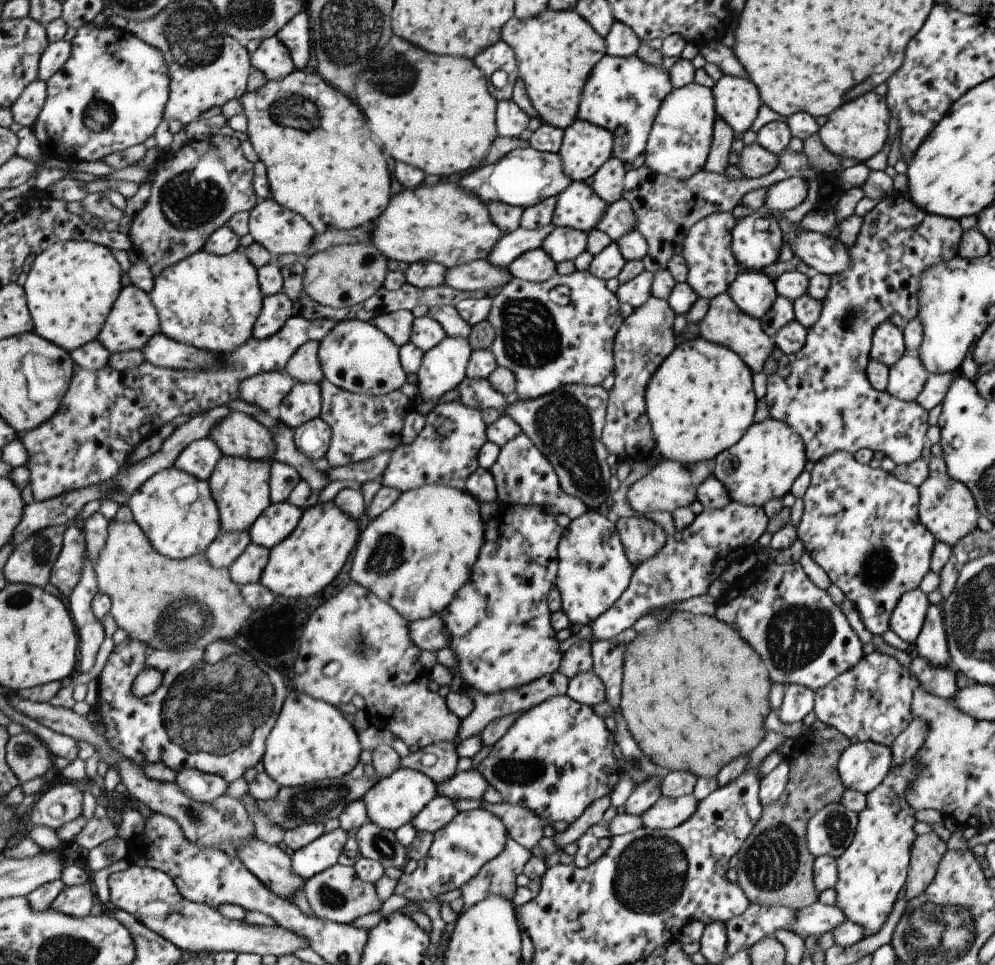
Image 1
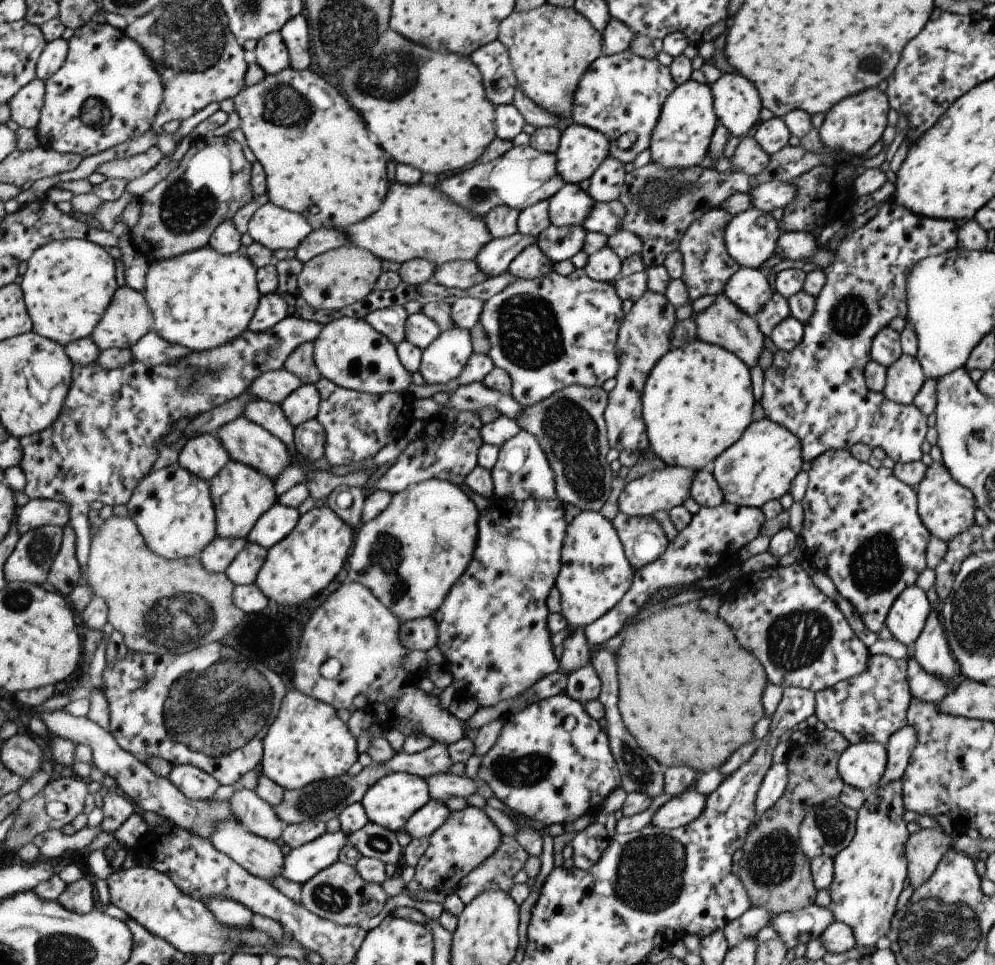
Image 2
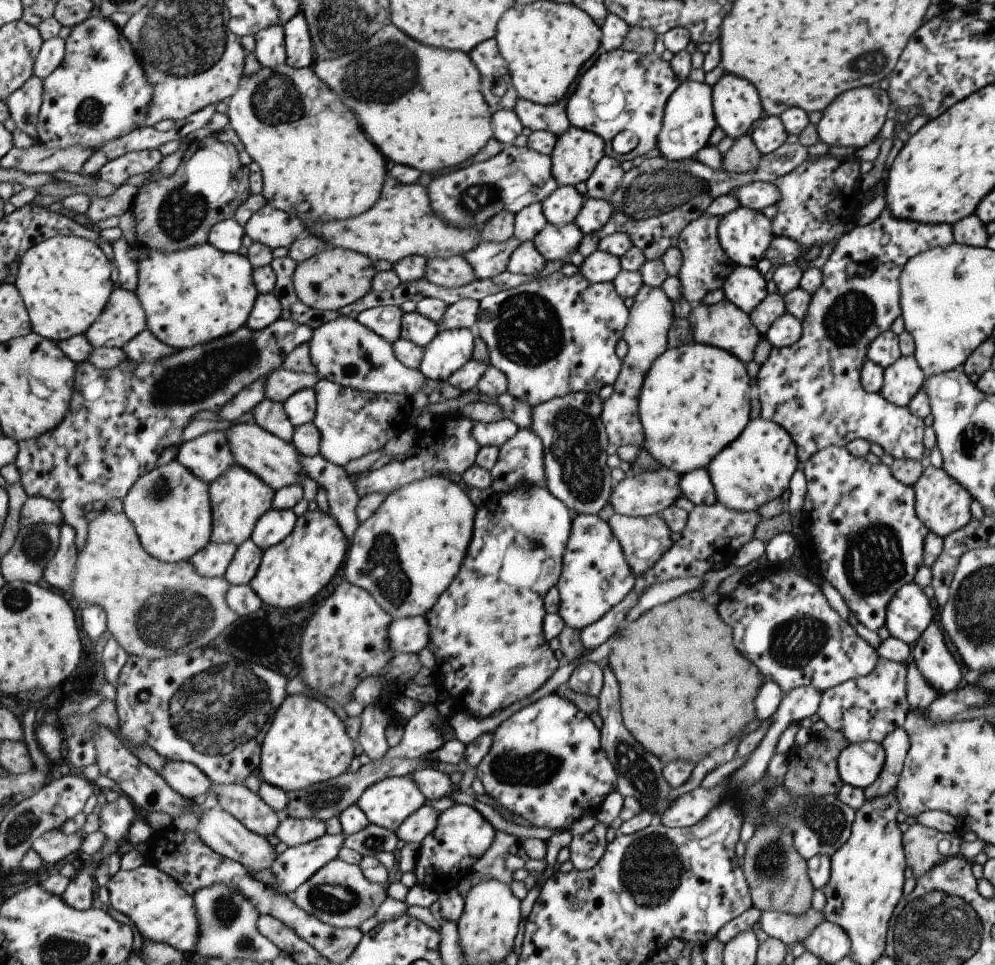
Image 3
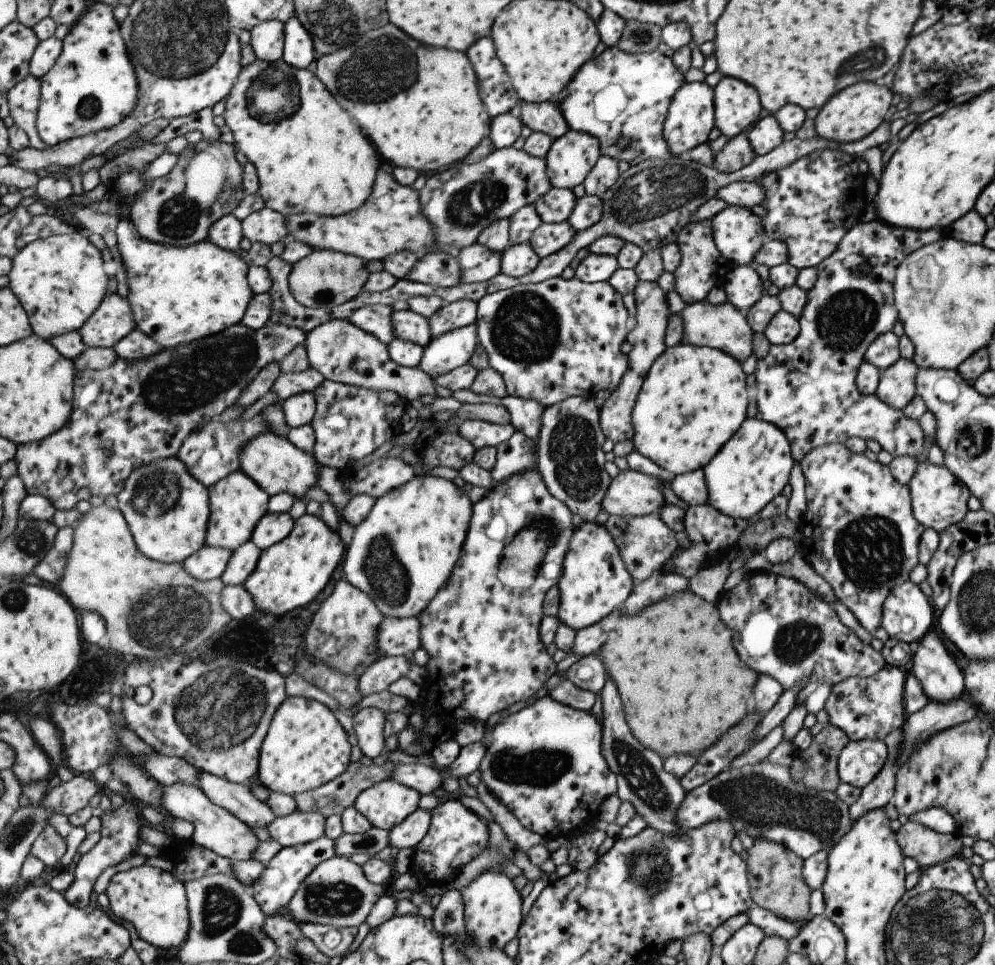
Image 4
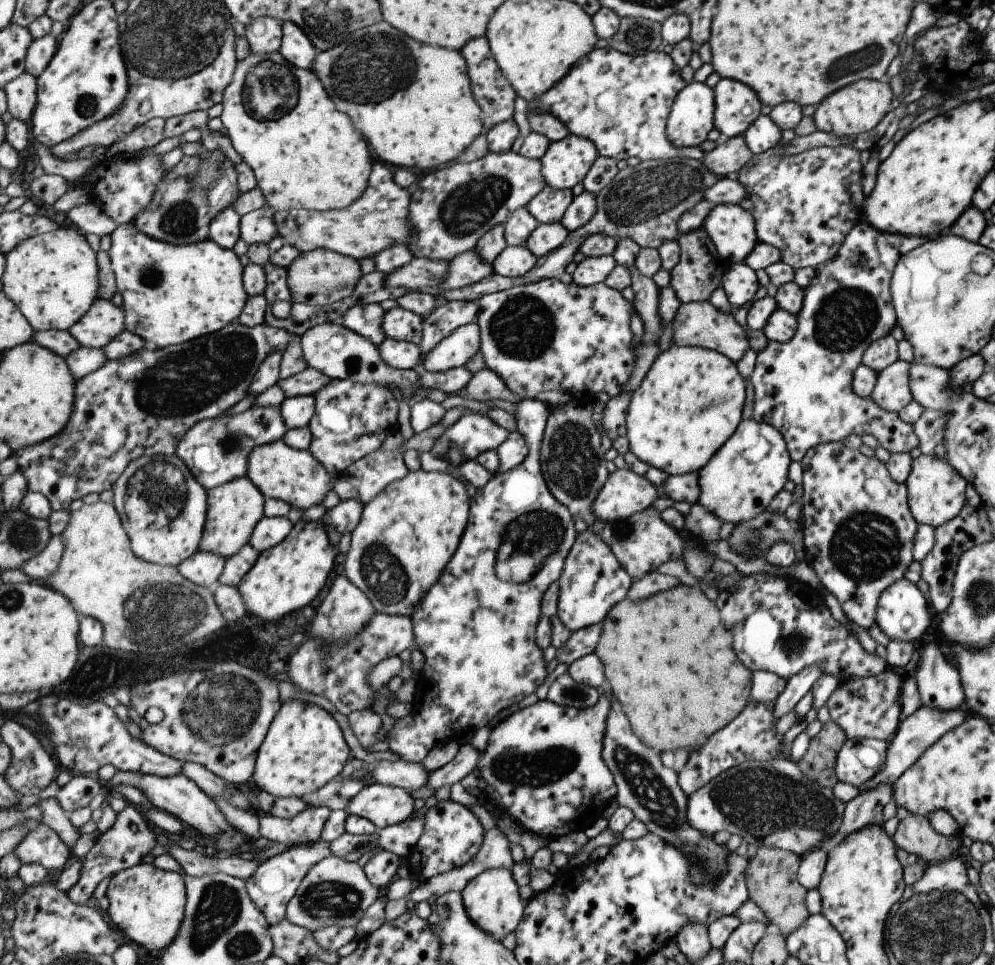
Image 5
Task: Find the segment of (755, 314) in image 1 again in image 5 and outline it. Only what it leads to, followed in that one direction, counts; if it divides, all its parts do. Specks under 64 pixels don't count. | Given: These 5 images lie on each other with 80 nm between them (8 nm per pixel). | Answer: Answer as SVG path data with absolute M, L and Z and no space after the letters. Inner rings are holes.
M743 262L730 265L723 273L720 287L725 291L731 308L737 309L751 302L759 284L755 271Z

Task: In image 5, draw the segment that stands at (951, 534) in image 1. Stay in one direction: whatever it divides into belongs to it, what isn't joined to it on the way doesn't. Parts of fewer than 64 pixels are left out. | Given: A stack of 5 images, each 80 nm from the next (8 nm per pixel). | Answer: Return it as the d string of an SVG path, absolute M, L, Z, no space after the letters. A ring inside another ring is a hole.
M922 454L911 460L911 470L904 480L908 508L911 516L918 524L929 525L932 528L955 518L965 504L964 490L967 486L966 479L955 472L949 462L939 459L935 454Z

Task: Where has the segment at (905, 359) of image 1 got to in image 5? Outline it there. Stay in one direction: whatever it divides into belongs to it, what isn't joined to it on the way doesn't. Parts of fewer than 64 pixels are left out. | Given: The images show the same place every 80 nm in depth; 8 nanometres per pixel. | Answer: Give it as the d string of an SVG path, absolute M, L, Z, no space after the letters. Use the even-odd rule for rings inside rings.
M897 359L877 373L869 398L881 410L898 413L912 401L908 385L910 363Z

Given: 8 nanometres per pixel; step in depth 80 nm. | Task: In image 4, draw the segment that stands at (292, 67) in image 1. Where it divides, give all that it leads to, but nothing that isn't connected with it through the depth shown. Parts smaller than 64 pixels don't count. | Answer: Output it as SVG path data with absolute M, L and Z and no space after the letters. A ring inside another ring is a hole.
M280 20L262 22L250 32L250 45L255 50L257 59L277 62L284 58L286 23Z

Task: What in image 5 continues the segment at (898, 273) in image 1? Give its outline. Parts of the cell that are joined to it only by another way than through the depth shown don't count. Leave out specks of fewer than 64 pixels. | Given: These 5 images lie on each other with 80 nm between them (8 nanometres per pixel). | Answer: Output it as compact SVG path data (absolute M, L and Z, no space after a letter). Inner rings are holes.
M864 221L857 223L853 228L845 235L845 238L840 244L840 248L837 249L837 252L833 255L831 260L817 265L814 269L814 275L811 279L810 286L804 289L804 297L802 300L801 308L796 314L796 331L794 335L784 343L778 343L777 341L768 341L766 347L759 352L756 352L756 359L754 364L754 369L750 374L750 381L754 390L754 399L753 399L753 411L752 418L757 422L766 422L769 423L785 441L788 455L790 456L791 461L800 462L801 458L809 448L814 447L818 444L823 444L831 441L843 441L845 436L851 434L861 437L863 434L871 434L874 436L878 442L878 446L882 446L890 454L897 453L909 453L910 450L917 447L917 436L913 434L912 424L907 424L903 422L897 416L897 413L887 412L887 410L881 410L876 404L871 402L871 398L858 397L856 394L853 394L852 388L852 374L853 371L859 366L860 360L862 358L863 351L874 341L886 334L891 332L891 329L896 326L896 316L893 310L892 302L890 301L890 278L892 277L892 272L895 266L895 263L899 260L901 255L904 255L906 252L913 250L915 247L924 243L927 237L922 236L905 236L900 234L891 234L884 233L878 230L875 230L870 227L870 224Z

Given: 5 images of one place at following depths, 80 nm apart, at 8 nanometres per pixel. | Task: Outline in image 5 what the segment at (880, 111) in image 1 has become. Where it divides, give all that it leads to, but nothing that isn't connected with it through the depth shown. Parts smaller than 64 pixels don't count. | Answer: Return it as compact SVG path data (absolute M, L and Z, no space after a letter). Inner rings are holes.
M859 79L825 97L811 117L817 131L834 134L836 137L853 137L871 130L889 111L893 98L887 81Z

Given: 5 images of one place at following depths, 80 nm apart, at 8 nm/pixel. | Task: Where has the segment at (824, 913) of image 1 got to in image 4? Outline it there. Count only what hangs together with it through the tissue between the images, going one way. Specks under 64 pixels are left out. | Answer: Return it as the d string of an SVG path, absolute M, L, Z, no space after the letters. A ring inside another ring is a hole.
M753 904L745 913L748 914L748 922L760 928L765 936L775 935L788 941L792 939L808 920L790 921L786 918L778 917L768 910L762 909Z

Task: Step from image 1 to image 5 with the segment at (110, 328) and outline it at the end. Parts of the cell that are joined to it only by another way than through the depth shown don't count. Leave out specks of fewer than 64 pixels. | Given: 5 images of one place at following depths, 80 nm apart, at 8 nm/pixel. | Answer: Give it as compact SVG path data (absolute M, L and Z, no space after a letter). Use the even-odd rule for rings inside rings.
M99 299L92 309L70 330L83 347L104 349L125 332L126 312L111 299Z

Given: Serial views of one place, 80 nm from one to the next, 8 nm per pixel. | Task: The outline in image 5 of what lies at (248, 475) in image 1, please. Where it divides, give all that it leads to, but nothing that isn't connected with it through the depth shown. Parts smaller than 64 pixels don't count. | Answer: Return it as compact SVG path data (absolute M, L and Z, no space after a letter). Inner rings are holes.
M239 477L216 486L208 491L208 497L208 522L200 550L213 551L227 559L231 558L251 542L256 526L266 515L267 498L249 477Z

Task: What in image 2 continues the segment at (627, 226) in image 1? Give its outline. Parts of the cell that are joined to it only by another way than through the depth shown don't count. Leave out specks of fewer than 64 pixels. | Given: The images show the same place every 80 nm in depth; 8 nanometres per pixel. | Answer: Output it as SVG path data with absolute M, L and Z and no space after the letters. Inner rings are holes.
M617 199L604 203L595 201L582 227L586 232L601 232L608 237L620 230L625 212L624 206Z

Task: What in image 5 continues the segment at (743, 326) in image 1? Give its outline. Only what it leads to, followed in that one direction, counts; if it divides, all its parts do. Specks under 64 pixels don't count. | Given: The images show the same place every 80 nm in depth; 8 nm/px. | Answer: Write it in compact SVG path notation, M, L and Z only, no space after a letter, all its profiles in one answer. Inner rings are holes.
M708 300L680 303L672 320L672 344L708 348L736 363L749 348L746 331L733 319L733 312L724 313Z

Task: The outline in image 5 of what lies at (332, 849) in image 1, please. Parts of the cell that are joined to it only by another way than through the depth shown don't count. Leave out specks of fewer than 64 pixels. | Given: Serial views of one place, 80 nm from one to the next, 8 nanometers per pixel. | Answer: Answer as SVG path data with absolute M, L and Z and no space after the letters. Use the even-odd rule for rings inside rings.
M322 838L309 845L293 845L286 851L267 859L255 870L255 874L247 880L246 887L255 901L255 904L263 910L270 924L279 924L281 920L288 918L288 906L300 889L309 870L321 862L324 858L333 855L331 843Z

